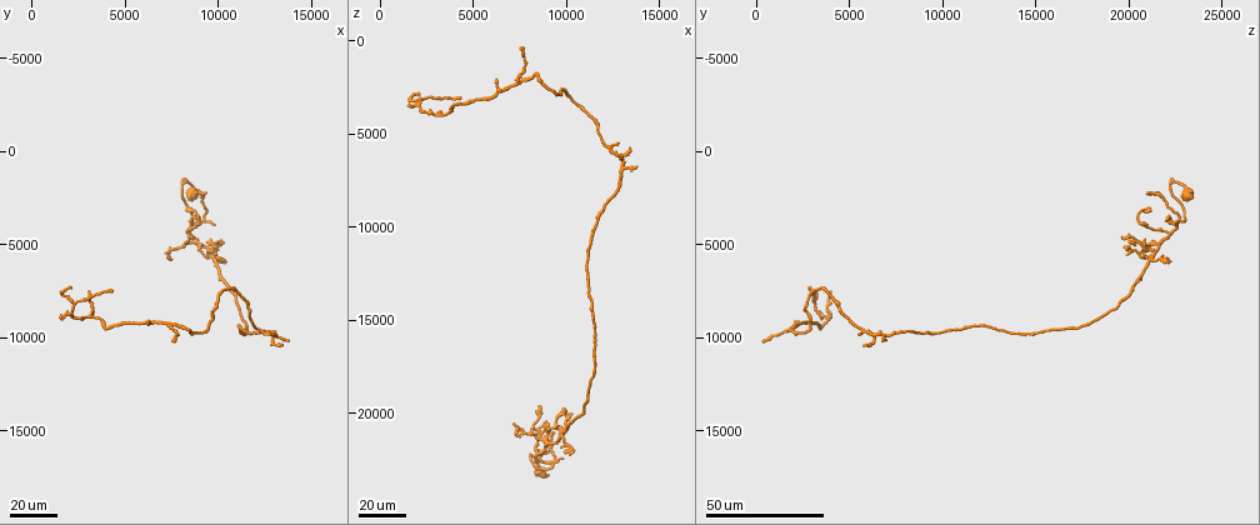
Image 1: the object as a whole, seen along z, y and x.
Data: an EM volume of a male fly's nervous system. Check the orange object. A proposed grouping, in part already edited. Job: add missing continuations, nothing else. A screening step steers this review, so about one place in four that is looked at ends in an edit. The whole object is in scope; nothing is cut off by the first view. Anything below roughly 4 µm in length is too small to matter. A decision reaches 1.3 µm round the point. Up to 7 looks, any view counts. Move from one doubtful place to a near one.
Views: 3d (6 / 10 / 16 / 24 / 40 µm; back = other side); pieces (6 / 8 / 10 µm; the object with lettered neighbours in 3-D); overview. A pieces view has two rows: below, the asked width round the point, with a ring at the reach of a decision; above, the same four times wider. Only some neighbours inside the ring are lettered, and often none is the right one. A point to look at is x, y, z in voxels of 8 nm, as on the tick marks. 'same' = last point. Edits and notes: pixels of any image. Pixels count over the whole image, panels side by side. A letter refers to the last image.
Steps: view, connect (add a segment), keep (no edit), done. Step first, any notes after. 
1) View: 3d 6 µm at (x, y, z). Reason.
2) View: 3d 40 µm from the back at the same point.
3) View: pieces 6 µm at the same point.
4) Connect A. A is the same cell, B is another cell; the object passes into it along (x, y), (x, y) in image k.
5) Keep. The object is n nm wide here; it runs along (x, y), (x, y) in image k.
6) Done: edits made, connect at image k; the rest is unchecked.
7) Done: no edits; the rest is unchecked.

View: 3d 40 µm at (10200, 5800, 22200).

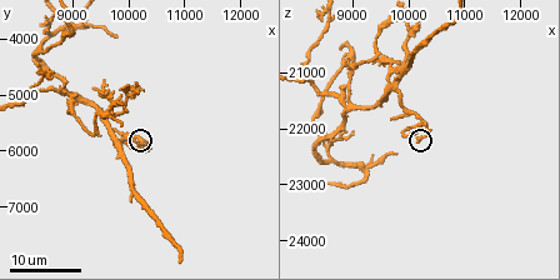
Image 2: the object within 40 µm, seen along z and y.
View: 3d 10 µm at the same point. Zoom in.

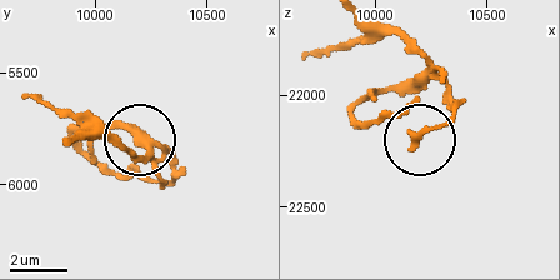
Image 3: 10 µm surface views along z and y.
View: pieces 6 µm at (10170, 5930, 22240).

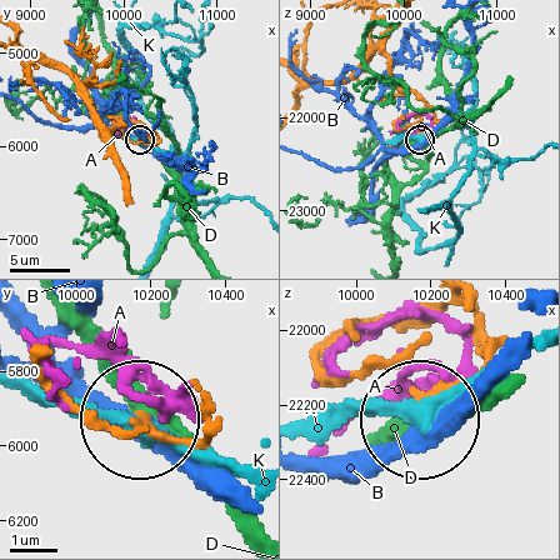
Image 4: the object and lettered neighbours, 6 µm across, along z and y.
Keep. A, B, D and K are other cells; none of them fits.

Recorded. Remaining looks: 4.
View: 3d 16 µm at (9800, 4000, 22500). An open end.

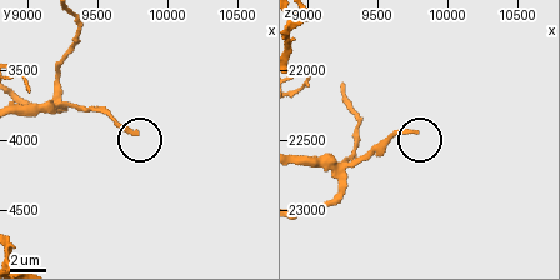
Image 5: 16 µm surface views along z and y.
View: pieces 10 µm at (9780, 3960, 22460).

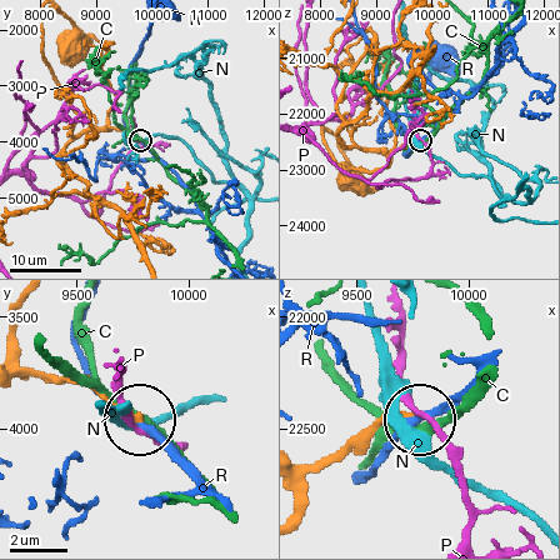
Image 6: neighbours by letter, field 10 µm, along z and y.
Keep. The object is 220 nm wide here; C, N, P and R are other cells; no lettered segment goes on from it.

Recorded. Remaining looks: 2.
View: 3d 24 µm at (2600, 8800, 3800). An open end.

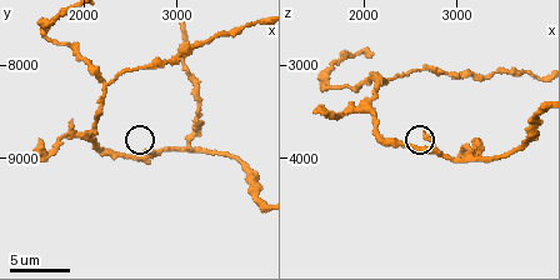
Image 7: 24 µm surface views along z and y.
View: pieces 8 µm at (2650, 8950, 3700). See the neighbours.

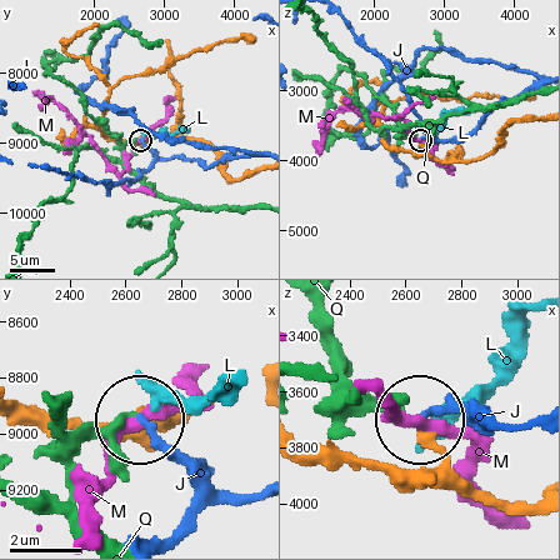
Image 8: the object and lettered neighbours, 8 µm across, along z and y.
Keep. The object is 230 nm wide here; J, L, M and Q are other cells; it runs along (536, 116), (513, 121), (473, 159), (439, 160), (419, 140) in image 8; none of them fits.

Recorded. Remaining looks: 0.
Done: no edits; the rest is unchecked.

